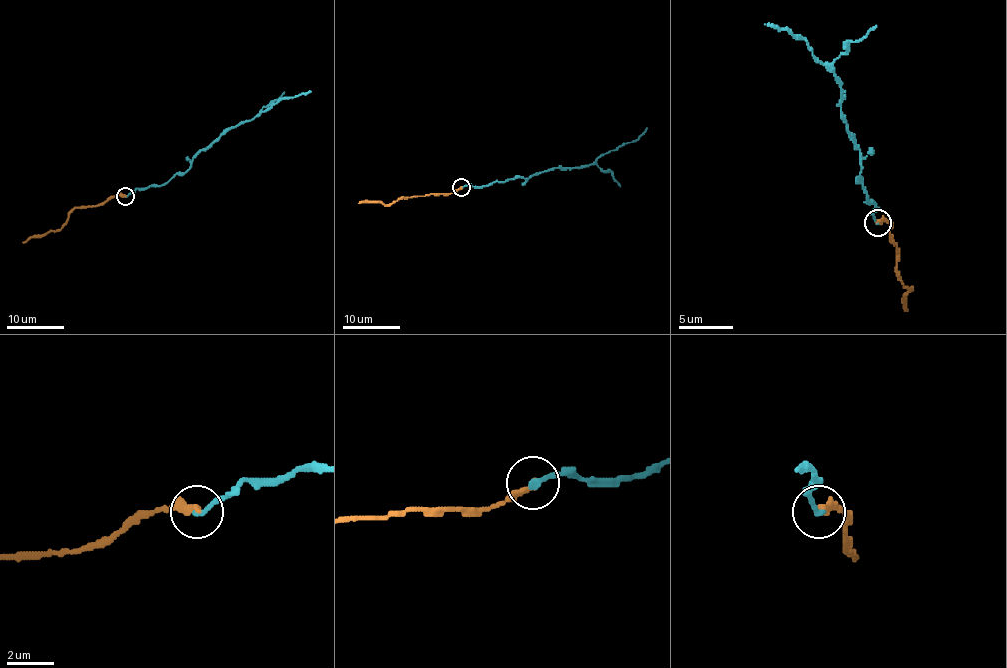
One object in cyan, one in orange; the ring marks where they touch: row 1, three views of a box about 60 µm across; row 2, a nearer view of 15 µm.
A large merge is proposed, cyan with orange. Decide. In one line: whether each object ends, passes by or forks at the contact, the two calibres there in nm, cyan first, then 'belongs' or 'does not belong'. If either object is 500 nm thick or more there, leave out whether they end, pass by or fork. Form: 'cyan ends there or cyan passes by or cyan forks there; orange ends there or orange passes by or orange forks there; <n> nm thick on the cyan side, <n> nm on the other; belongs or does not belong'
cyan ends there; orange ends there; 280 nm thick on the cyan side, 320 nm on the other; belongs

